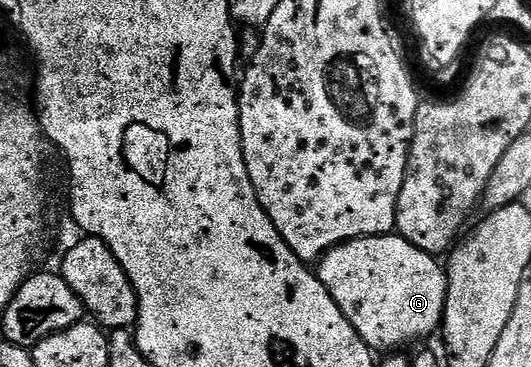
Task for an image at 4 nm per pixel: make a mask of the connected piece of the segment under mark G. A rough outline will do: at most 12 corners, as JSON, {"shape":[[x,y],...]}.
{"shape":[[395,232],[329,249],[320,281],[373,351],[441,328],[448,274]]}

